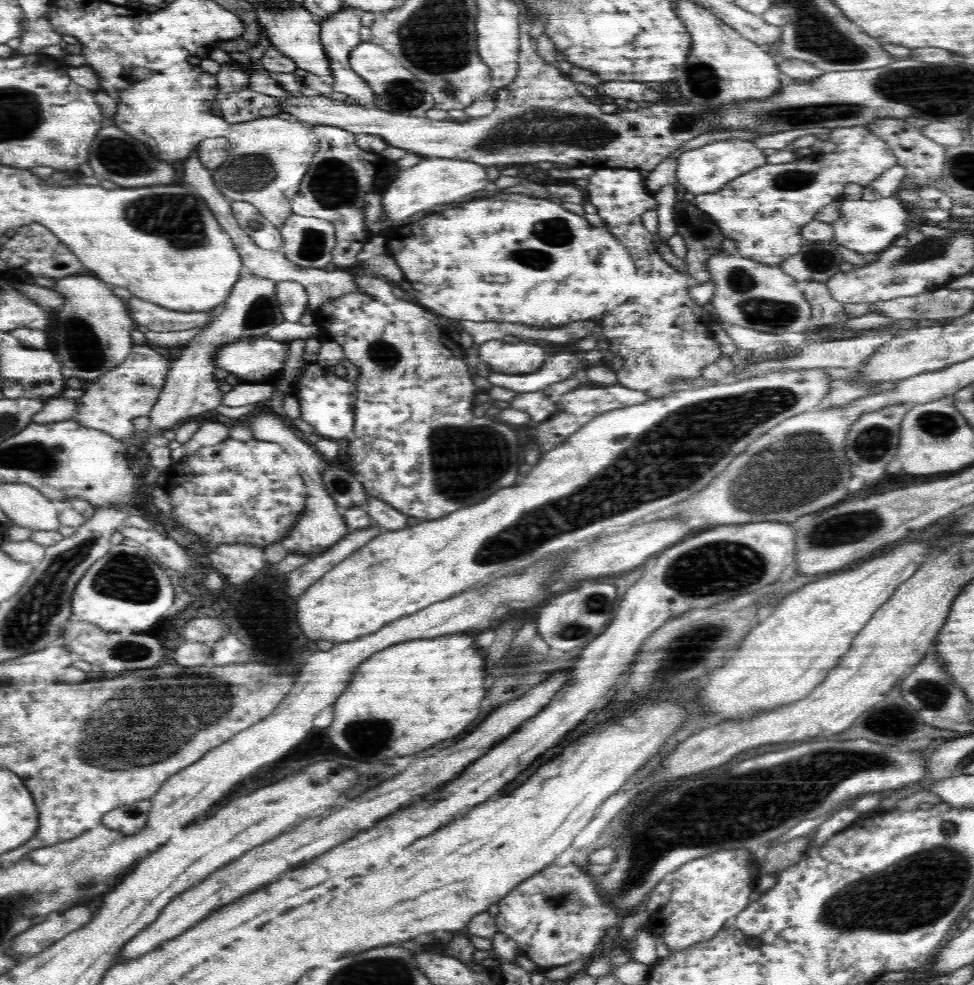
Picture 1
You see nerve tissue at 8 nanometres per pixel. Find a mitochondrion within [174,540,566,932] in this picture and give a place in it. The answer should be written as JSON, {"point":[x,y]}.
{"point":[366,737]}

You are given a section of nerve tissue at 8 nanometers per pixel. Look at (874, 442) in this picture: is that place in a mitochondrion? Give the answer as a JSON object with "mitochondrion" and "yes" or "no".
{"mitochondrion":"yes"}

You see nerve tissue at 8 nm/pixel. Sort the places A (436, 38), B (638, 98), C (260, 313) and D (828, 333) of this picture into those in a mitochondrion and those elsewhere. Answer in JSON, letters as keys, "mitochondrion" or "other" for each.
{"A":"mitochondrion","B":"other","C":"mitochondrion","D":"other"}

